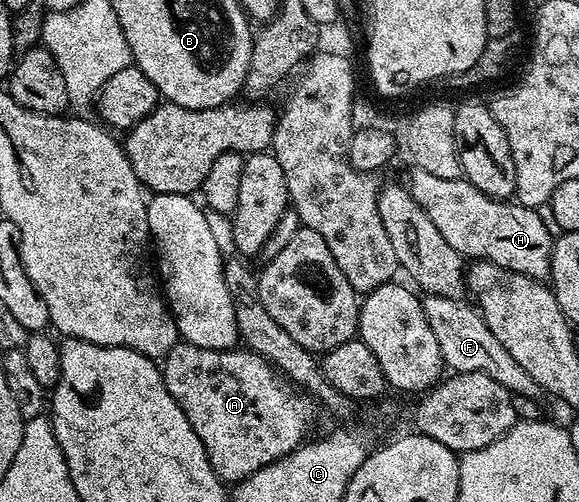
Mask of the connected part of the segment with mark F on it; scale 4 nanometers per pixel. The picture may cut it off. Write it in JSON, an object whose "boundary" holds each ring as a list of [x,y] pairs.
{"boundary":[[[426,296],[423,304],[427,323],[431,323],[431,331],[435,331],[435,340],[439,343],[439,351],[443,355],[446,366],[453,373],[482,373],[491,375],[495,383],[503,383],[507,391],[517,397],[540,398],[543,390],[537,386],[535,379],[511,359],[507,347],[491,335],[487,323],[482,319],[480,312],[472,304],[464,305],[466,302],[452,297]]]}

